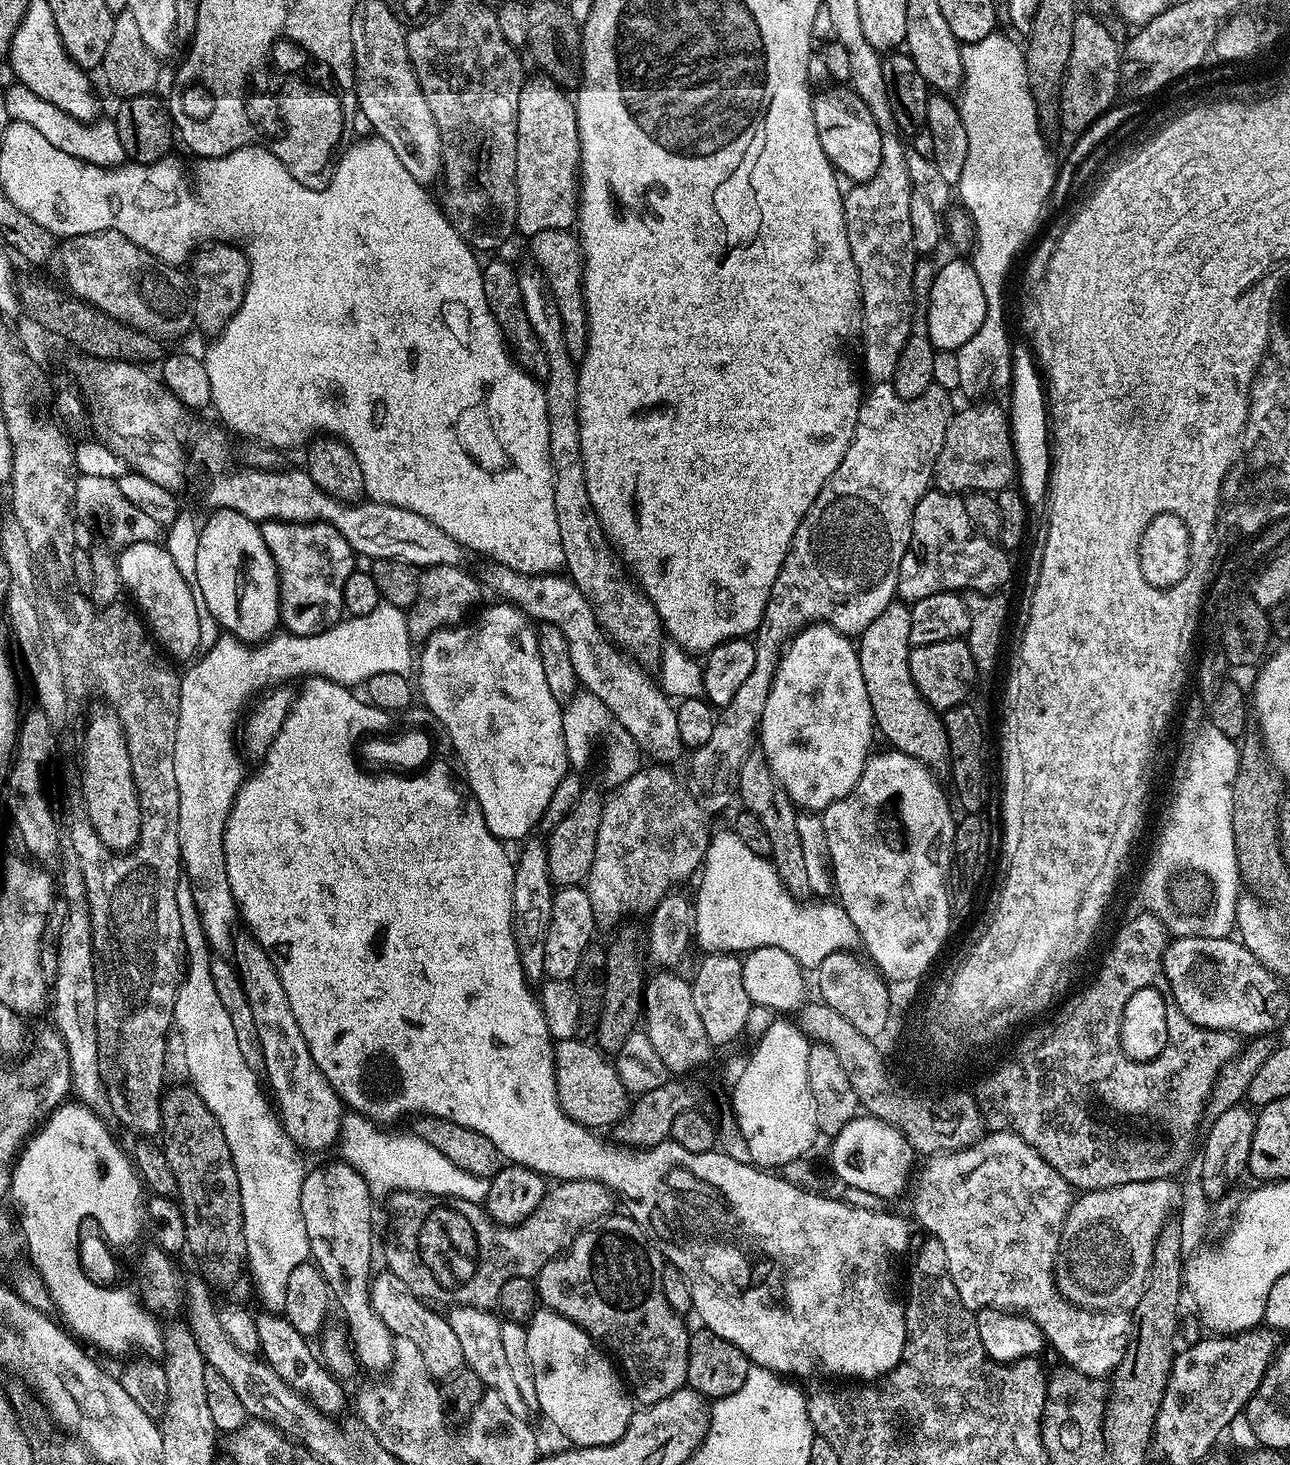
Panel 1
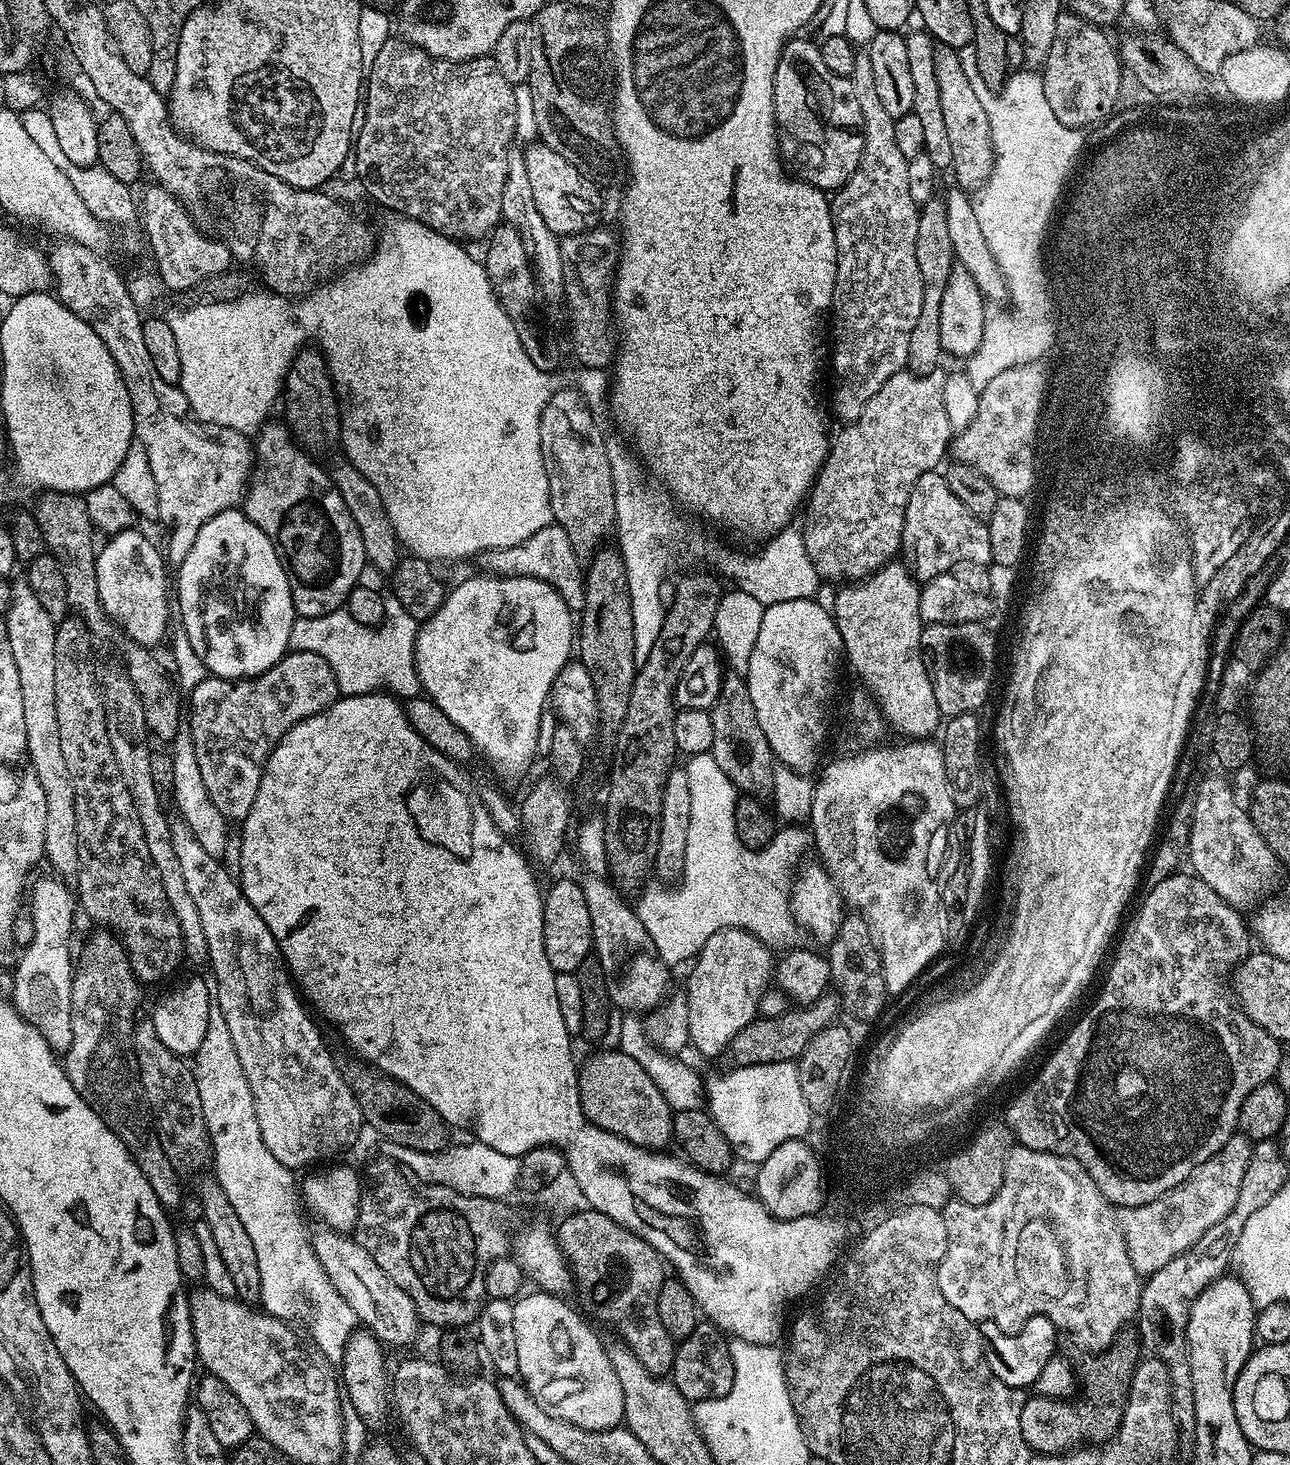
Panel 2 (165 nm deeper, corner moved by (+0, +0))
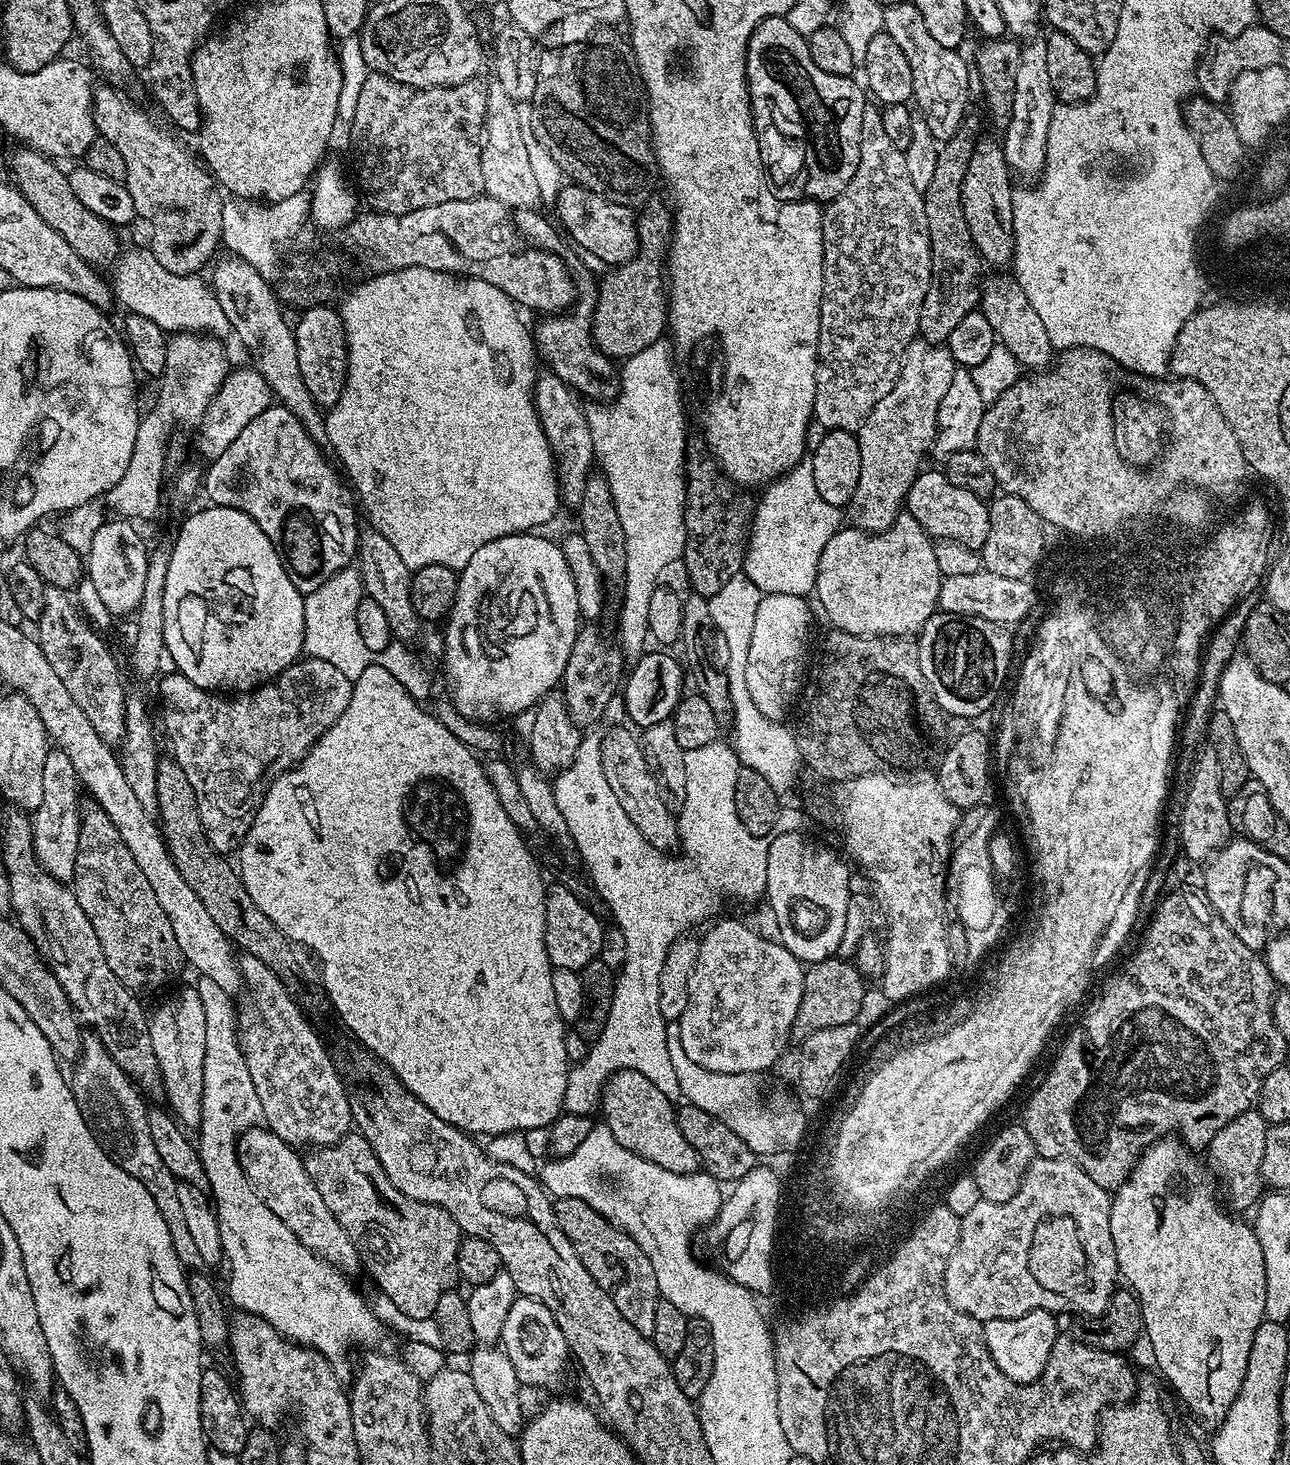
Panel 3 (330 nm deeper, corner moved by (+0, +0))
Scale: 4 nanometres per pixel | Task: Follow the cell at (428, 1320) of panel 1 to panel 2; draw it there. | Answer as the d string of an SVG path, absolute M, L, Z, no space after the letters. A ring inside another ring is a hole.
M320 1230L311 1237L312 1248L316 1252L318 1262L322 1262L322 1270L326 1270L326 1278L346 1298L346 1306L354 1310L357 1321L368 1332L380 1340L384 1346L390 1344L408 1344L422 1328L420 1315L411 1298L374 1262L372 1255L365 1250L359 1239L348 1234L337 1234L331 1230Z

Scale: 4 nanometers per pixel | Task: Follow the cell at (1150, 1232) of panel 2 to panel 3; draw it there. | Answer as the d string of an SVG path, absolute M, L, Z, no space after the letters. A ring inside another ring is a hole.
M1249 1110L1238 1114L1238 1118L1234 1118L1234 1122L1226 1122L1226 1126L1222 1126L1222 1130L1218 1130L1218 1134L1206 1149L1211 1171L1218 1177L1223 1195L1224 1192L1228 1195L1227 1203L1237 1213L1244 1212L1247 1208L1255 1209L1265 1191L1266 1185L1262 1178L1262 1153L1266 1147L1267 1129L1268 1123L1262 1118L1262 1114Z

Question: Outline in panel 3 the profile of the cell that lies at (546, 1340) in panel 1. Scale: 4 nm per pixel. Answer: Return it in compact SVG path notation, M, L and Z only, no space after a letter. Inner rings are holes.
M516 1299L514 1306L510 1306L510 1314L506 1314L506 1326L502 1326L499 1343L502 1345L502 1351L510 1358L521 1385L524 1386L533 1384L536 1388L544 1388L563 1374L568 1360L570 1364L566 1338L562 1330L558 1330L554 1314L550 1314L550 1310L546 1310L540 1300Z

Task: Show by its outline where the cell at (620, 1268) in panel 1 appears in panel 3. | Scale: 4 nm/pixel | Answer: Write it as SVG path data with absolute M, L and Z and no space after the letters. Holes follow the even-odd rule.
M559 1197L554 1204L556 1221L570 1238L578 1258L582 1258L582 1266L590 1270L594 1282L610 1294L614 1306L622 1310L622 1318L634 1326L646 1337L651 1337L654 1330L654 1312L657 1301L661 1299L660 1291L654 1278L654 1266L650 1266L650 1258L638 1246L634 1238L625 1234L624 1229L616 1227L602 1214L598 1214L586 1202L578 1198Z

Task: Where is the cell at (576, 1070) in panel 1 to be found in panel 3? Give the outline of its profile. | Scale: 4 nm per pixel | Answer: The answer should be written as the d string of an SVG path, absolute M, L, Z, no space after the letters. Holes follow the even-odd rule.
M630 1069L613 1074L604 1084L598 1108L604 1111L602 1123L608 1127L610 1134L614 1134L620 1145L635 1156L641 1156L674 1174L689 1176L691 1172L701 1171L694 1146L690 1146L690 1142L682 1138L682 1130L678 1130L673 1101L668 1100L666 1094L662 1094L662 1090L658 1090L658 1086L646 1078L646 1074Z

